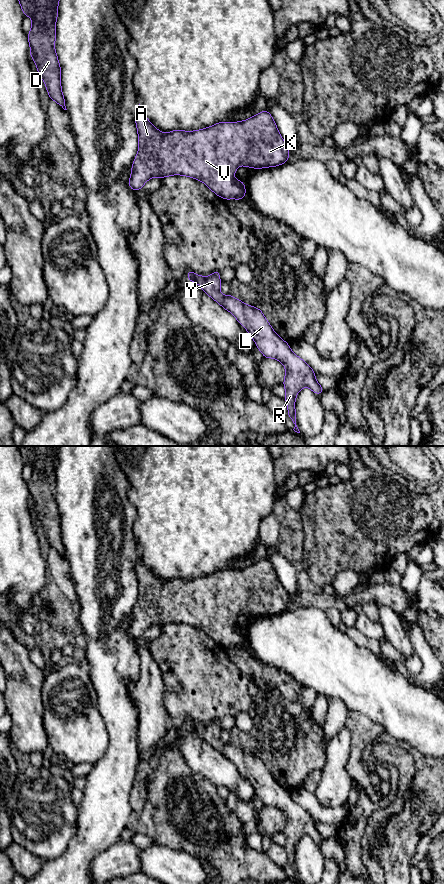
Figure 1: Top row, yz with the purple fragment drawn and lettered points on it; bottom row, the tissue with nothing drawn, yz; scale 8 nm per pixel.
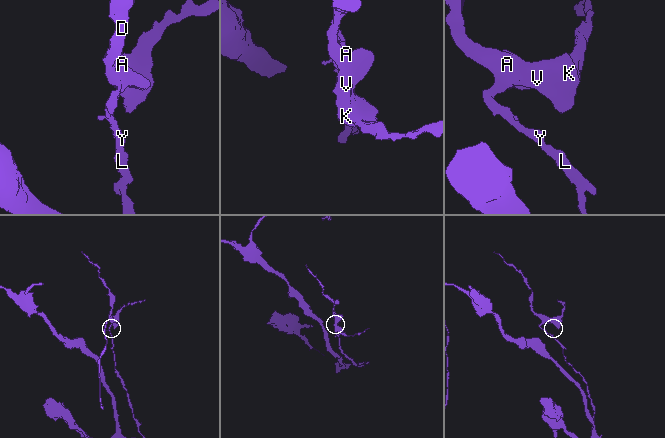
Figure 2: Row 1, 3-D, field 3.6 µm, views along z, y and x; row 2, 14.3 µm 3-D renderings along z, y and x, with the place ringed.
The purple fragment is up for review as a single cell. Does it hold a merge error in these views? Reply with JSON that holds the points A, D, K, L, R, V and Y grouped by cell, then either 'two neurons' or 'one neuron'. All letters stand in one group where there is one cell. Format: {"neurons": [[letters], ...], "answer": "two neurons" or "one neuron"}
{"neurons": [["A", "D", "K", "L", "R", "V", "Y"]], "answer": "one neuron"}

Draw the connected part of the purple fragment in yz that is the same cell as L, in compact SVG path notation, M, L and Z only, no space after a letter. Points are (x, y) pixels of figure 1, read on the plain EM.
M190 718L187 719L187 726L190 729L199 732L207 743L235 764L237 769L249 780L265 806L274 806L284 813L286 821L283 833L286 839L285 849L288 864L295 872L293 878L300 881L296 873L295 859L295 847L298 840L303 835L309 835L318 843L324 839L324 836L318 832L313 817L295 803L288 791L275 781L260 757L246 753L230 742L226 744L221 742L219 723L220 719L215 719L208 725L196 723Z

